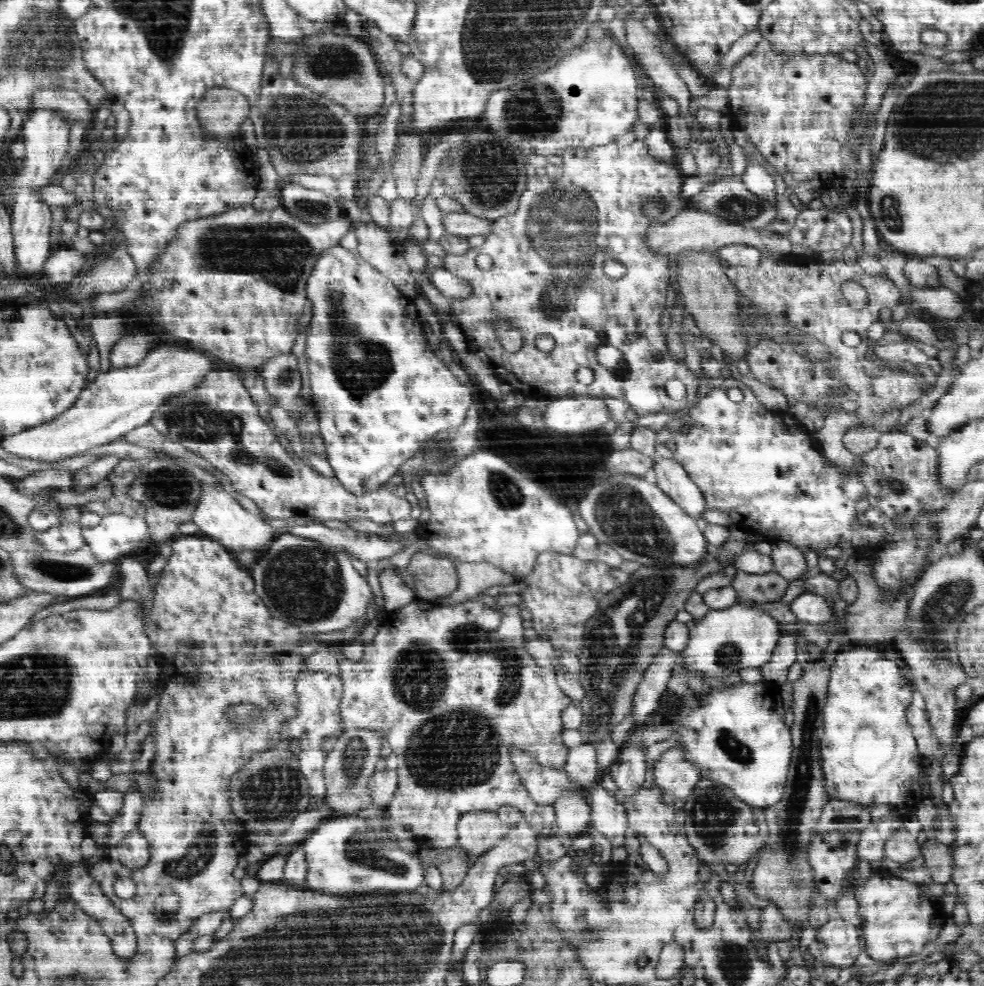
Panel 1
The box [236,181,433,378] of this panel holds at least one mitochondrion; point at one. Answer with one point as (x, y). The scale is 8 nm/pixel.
(317, 210)

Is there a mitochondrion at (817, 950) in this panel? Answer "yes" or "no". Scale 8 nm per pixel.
no

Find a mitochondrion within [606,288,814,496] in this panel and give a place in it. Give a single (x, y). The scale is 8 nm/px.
(649, 353)

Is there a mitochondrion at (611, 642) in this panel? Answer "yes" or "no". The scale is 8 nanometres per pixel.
yes

